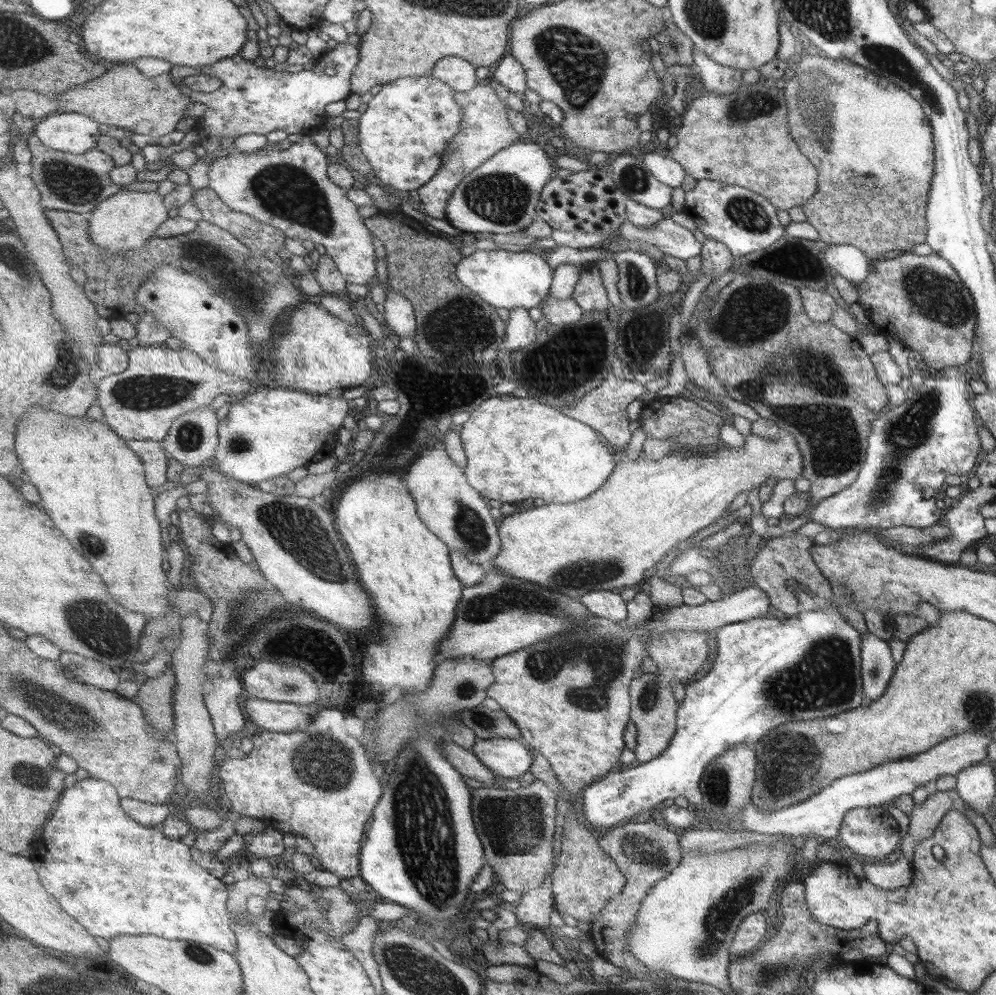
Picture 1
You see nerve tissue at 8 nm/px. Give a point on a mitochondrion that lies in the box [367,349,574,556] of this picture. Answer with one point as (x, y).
(471, 527)

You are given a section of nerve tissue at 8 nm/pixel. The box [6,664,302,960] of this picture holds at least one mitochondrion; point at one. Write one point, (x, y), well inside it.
(55, 711)

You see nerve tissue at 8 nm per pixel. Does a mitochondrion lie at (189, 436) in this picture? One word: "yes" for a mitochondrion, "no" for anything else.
yes

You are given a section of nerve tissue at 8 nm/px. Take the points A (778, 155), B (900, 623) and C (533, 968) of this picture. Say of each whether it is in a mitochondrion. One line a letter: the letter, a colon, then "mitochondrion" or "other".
A: other
B: other
C: other

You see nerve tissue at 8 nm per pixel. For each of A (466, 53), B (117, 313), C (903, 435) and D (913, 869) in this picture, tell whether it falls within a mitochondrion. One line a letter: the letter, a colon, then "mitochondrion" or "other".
A: other
B: other
C: mitochondrion
D: other

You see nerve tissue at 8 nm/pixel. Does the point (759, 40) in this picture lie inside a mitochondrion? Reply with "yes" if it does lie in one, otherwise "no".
no

